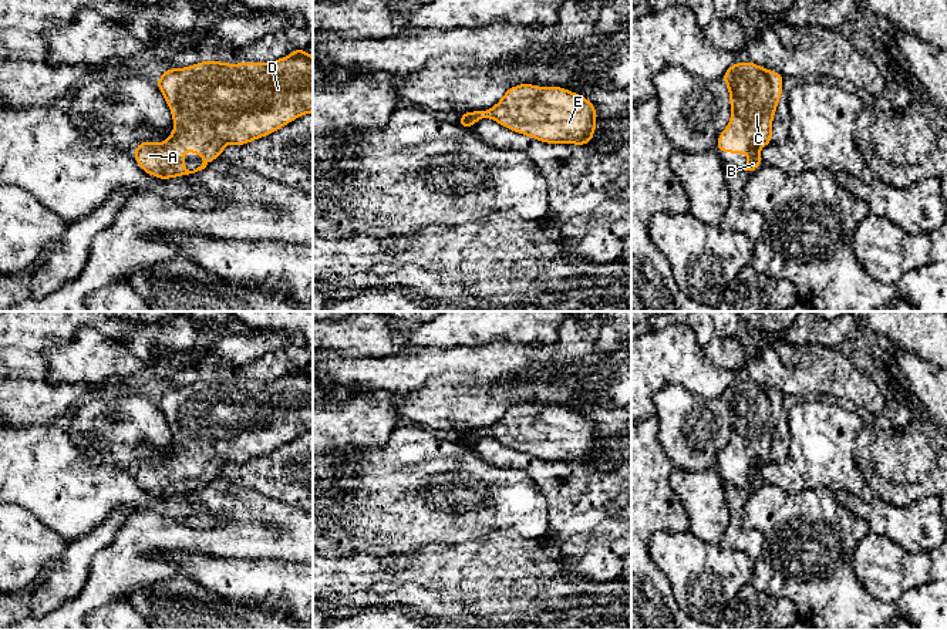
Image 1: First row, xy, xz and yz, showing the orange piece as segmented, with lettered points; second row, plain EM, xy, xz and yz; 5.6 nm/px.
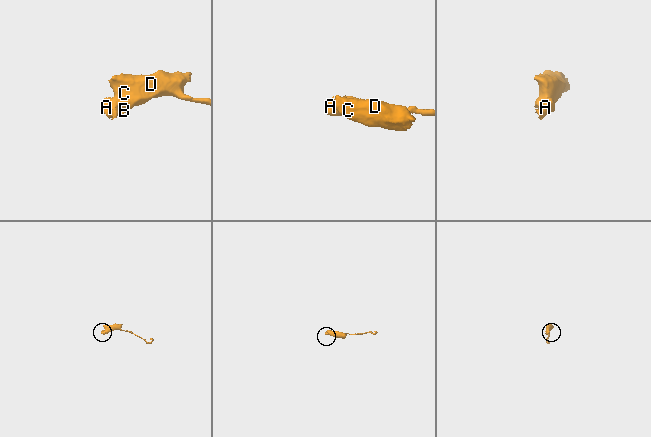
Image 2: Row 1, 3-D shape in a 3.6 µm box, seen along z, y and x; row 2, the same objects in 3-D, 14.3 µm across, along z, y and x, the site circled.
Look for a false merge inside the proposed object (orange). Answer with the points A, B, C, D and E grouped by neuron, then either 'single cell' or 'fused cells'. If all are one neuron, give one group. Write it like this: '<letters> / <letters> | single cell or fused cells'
A B C D E | single cell

